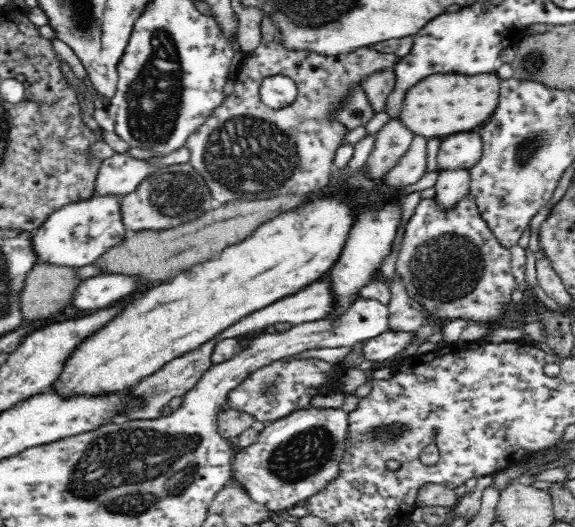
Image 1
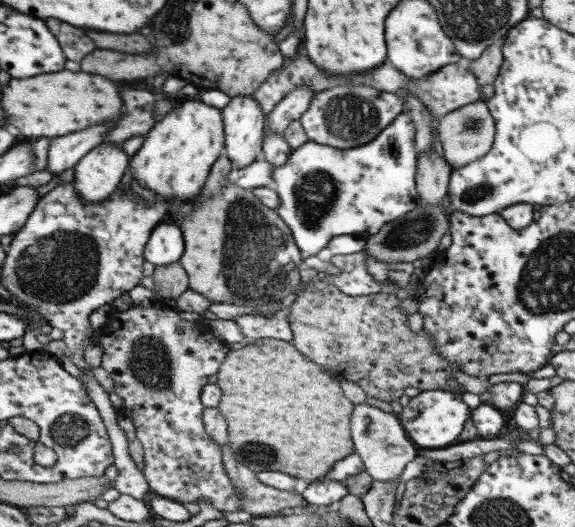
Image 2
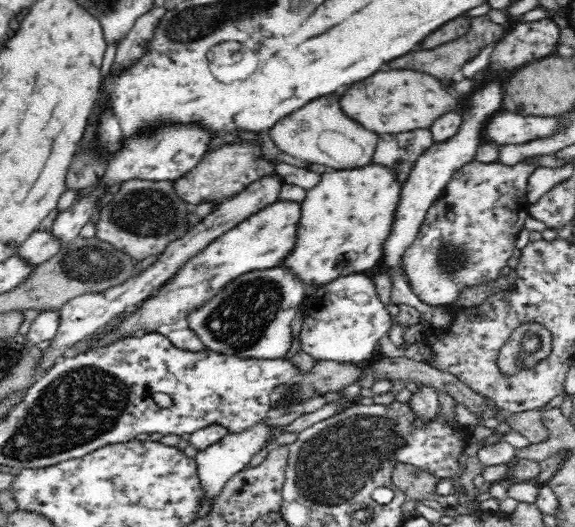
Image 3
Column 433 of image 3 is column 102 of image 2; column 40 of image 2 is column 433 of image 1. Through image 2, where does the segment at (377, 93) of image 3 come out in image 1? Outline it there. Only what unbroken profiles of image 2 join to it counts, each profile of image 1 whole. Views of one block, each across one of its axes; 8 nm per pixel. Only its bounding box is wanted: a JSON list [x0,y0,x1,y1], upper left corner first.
[400,73,498,138]

